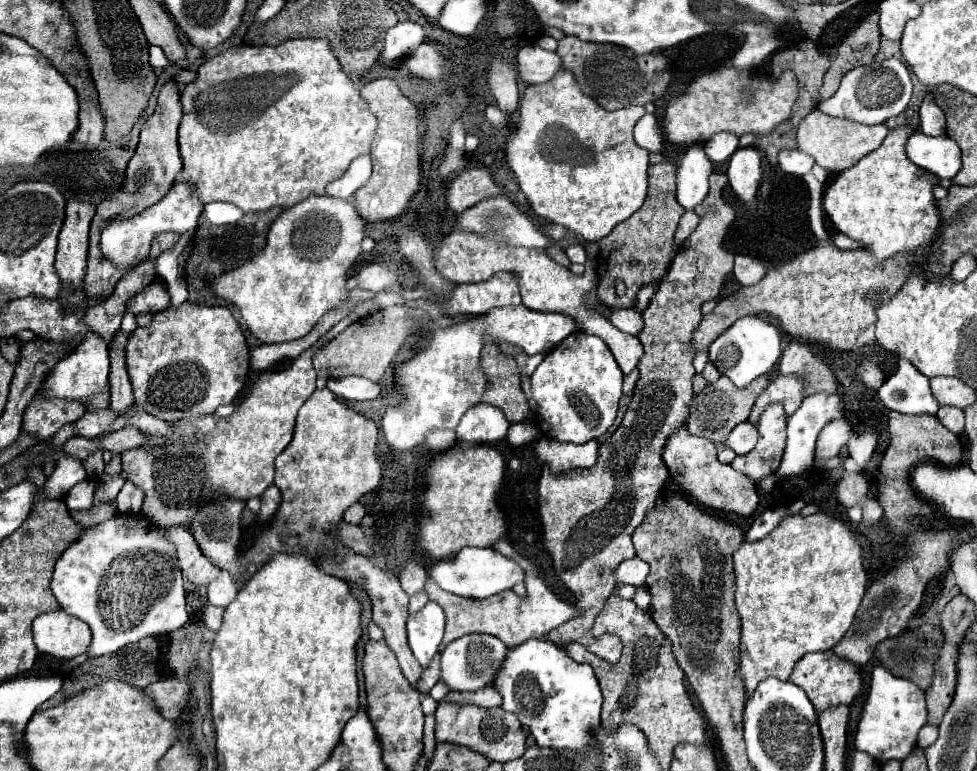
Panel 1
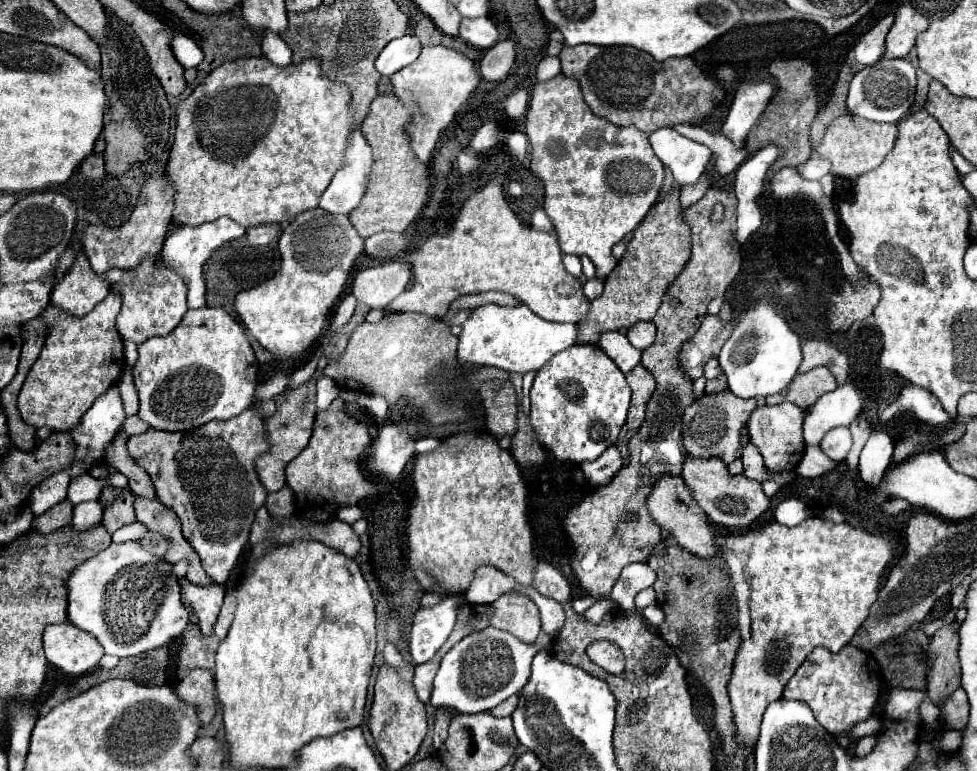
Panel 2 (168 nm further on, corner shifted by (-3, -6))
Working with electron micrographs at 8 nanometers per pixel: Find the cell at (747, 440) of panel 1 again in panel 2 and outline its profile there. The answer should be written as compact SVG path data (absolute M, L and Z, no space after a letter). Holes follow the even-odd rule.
M749 442L743 450L741 450L741 460L743 460L743 476L749 478L749 480L757 480L757 482L767 482L767 480L773 480L777 484L789 484L795 474L789 472L789 474L777 474L777 472L769 472L763 464L763 458L759 454L759 450Z

